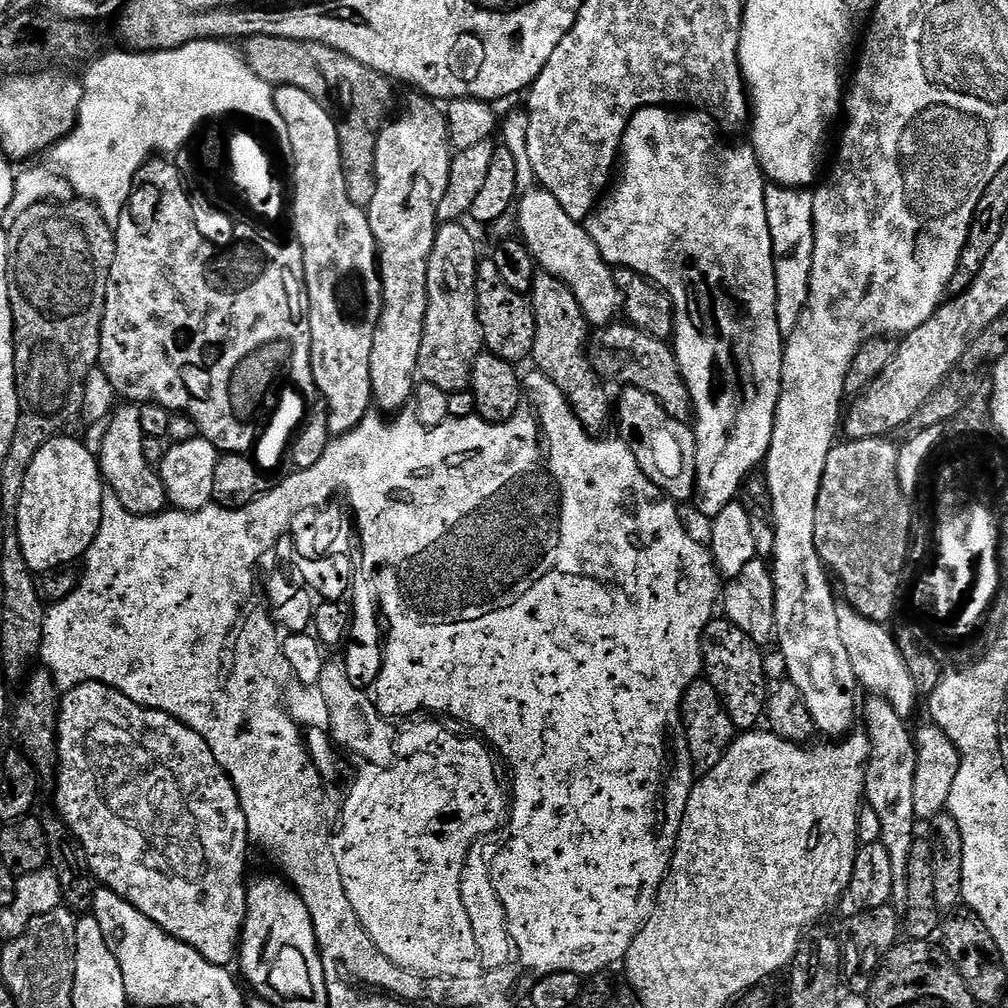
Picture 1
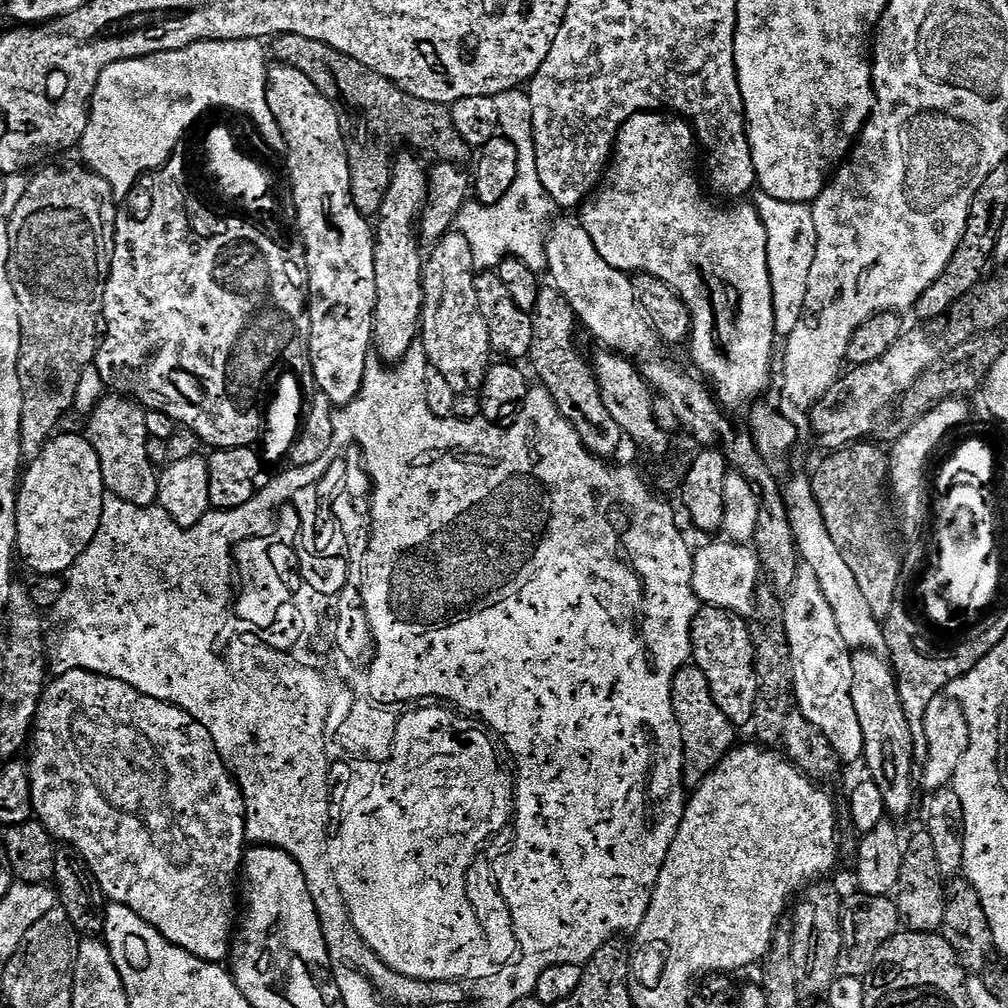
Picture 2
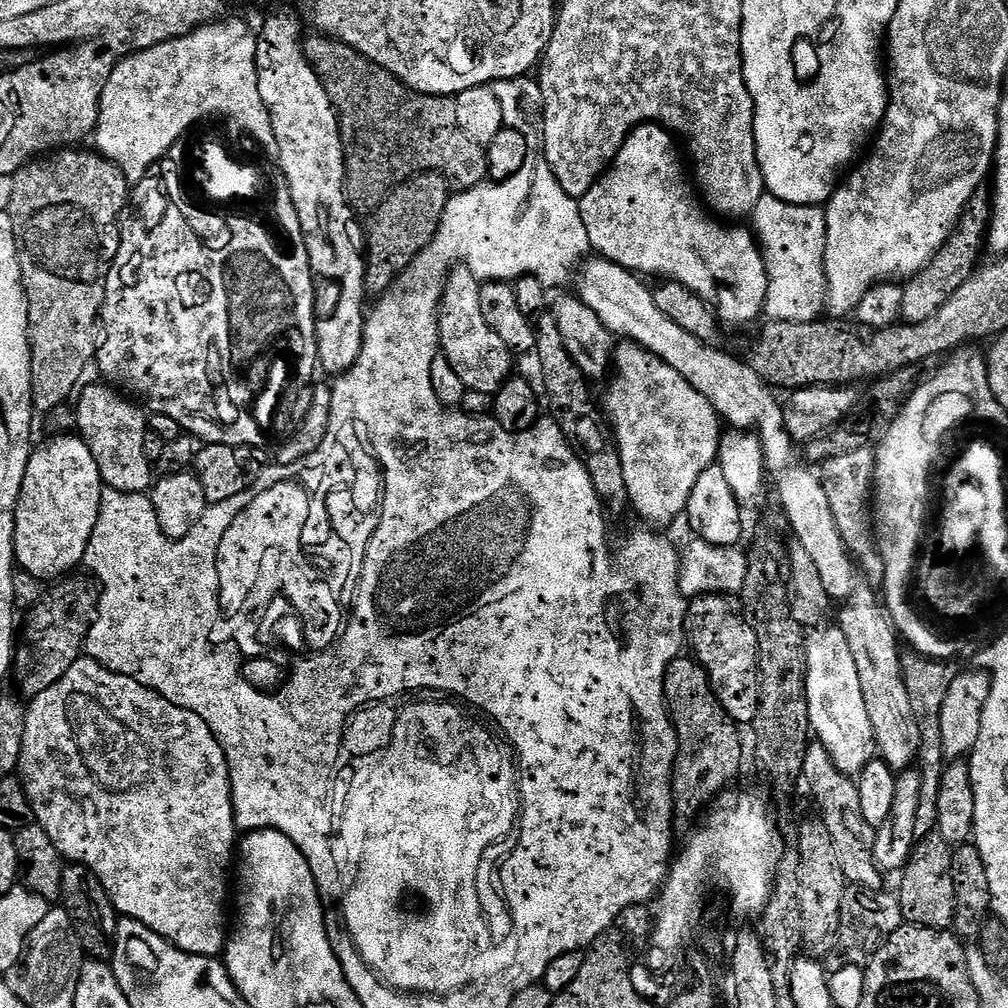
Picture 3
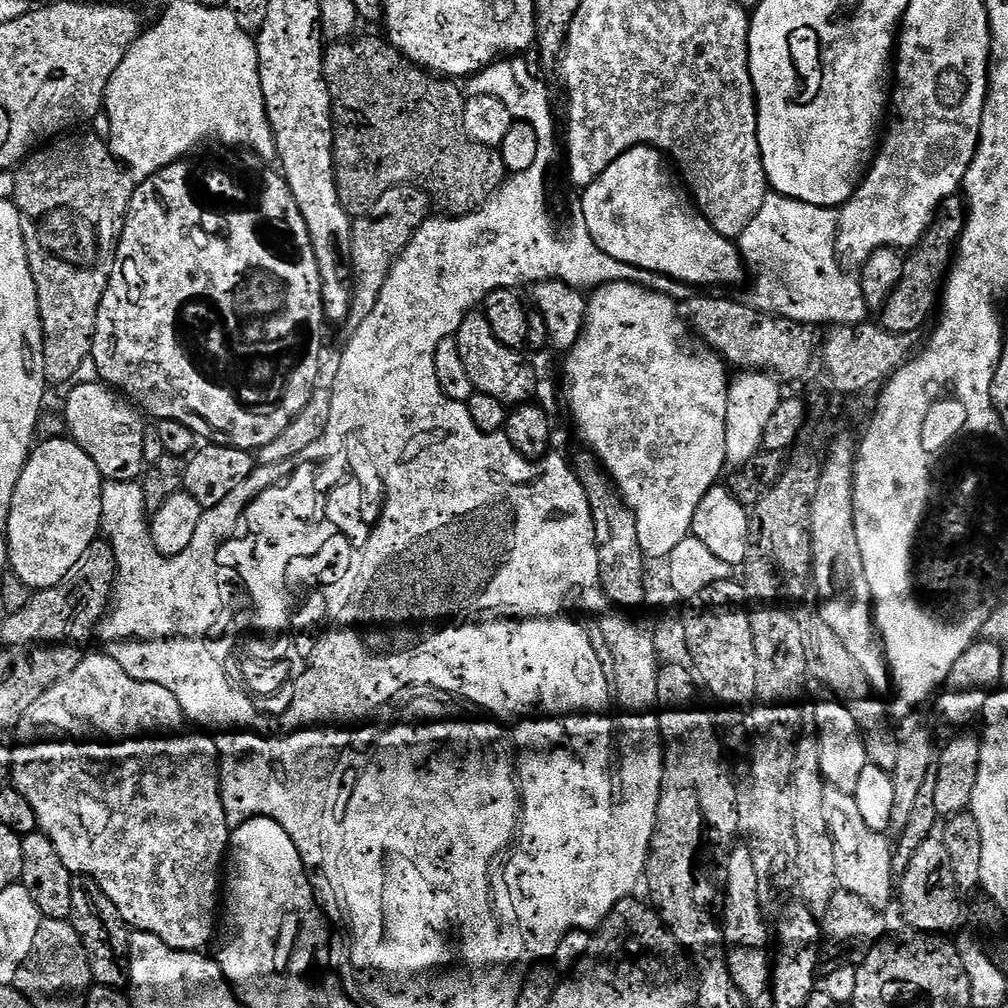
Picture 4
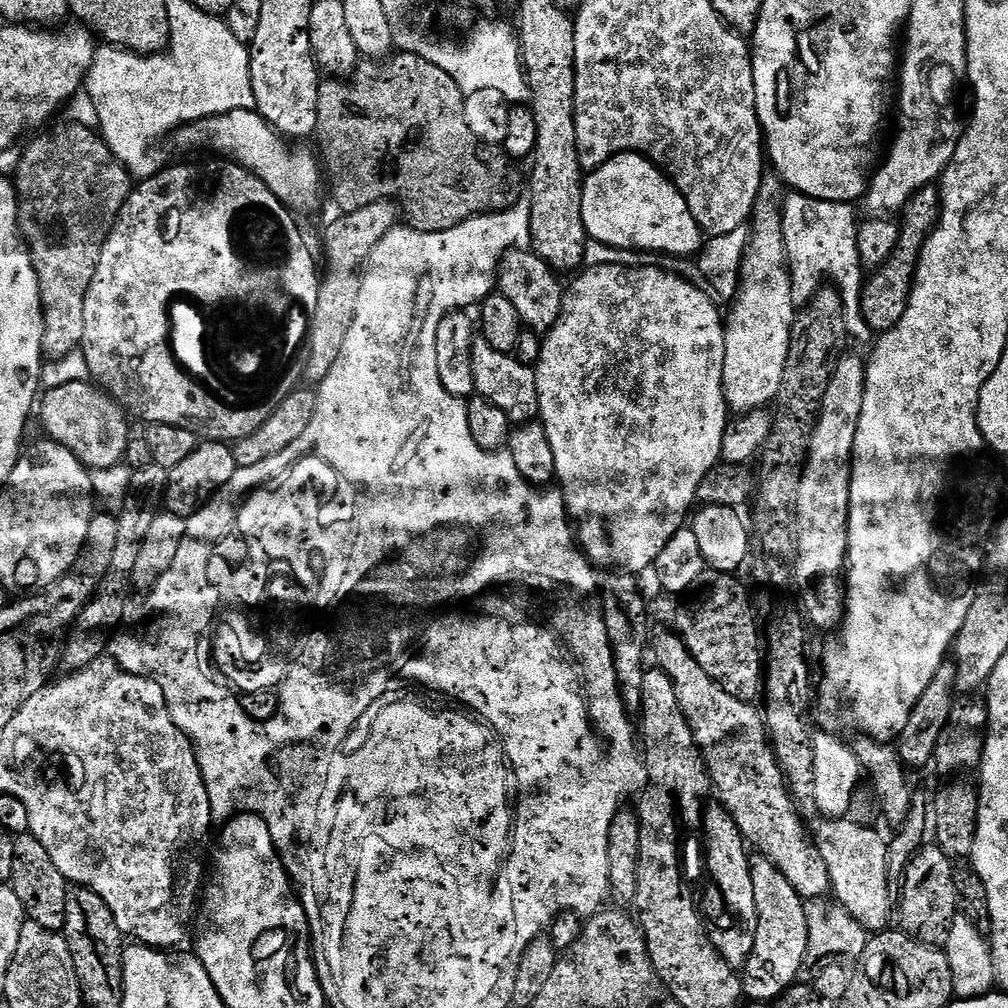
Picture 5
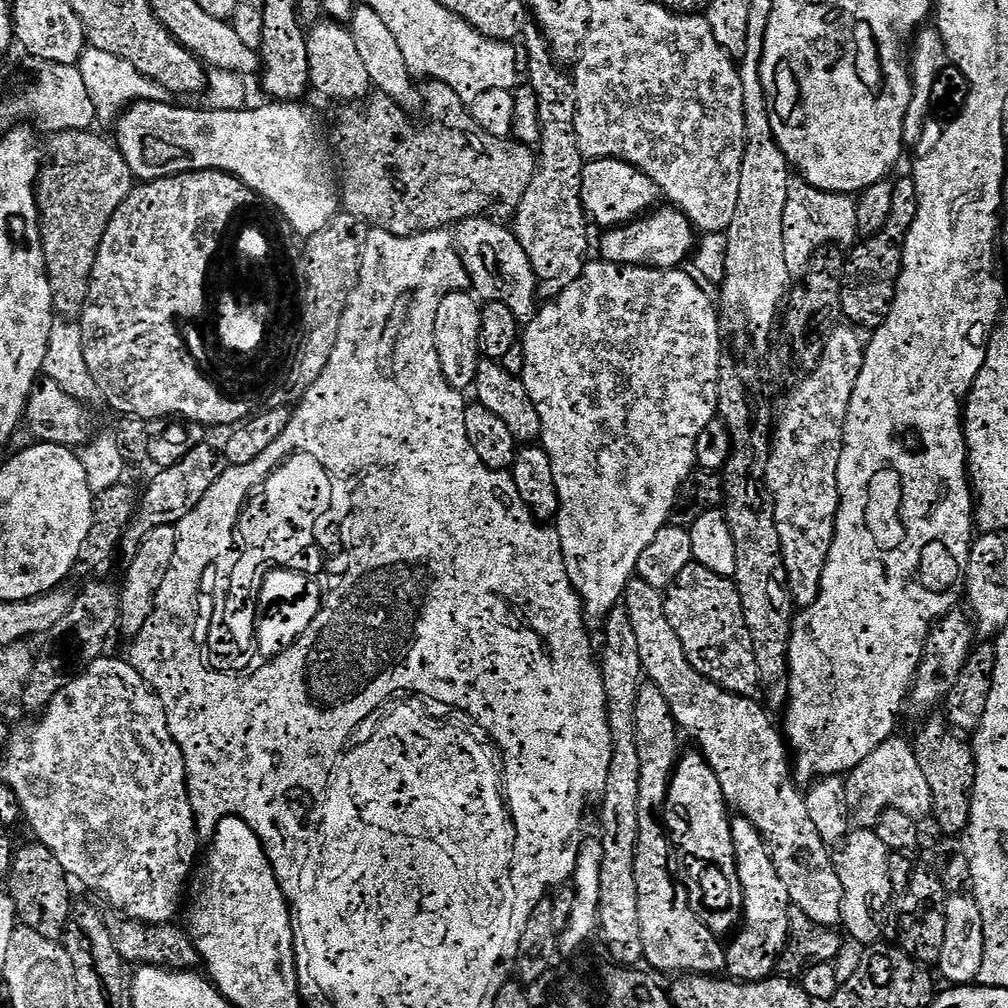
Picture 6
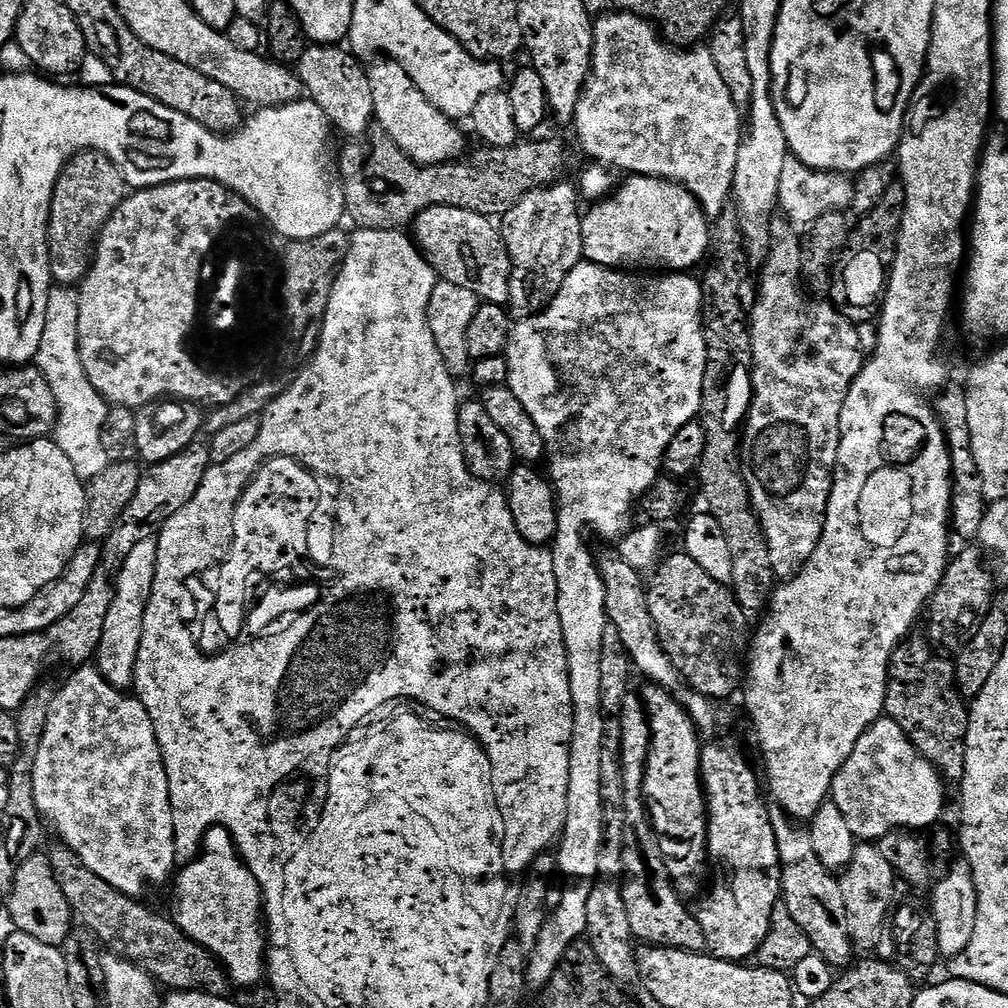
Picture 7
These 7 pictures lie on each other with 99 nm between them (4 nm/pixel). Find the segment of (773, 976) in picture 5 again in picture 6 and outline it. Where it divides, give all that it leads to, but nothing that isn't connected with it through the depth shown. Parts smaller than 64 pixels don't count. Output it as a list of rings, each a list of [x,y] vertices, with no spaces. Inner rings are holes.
[[[743,818],[732,820],[736,851],[738,884],[742,889],[742,925],[740,934],[729,943],[726,970],[731,979],[745,982],[764,980],[770,976],[786,952],[790,937],[790,910],[793,903],[788,887],[782,882],[767,842],[755,825]]]

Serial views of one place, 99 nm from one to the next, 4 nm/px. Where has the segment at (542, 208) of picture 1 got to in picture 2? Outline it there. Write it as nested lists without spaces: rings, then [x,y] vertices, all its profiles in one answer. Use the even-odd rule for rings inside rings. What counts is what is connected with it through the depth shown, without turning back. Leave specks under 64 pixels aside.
[[[557,223],[548,238],[547,275],[552,275],[551,283],[563,294],[566,302],[576,311],[576,319],[592,331],[596,340],[601,340],[605,349],[629,358],[635,352],[648,352],[658,344],[656,331],[643,315],[637,314],[638,305],[633,277],[619,272],[594,246],[590,234],[579,223]]]

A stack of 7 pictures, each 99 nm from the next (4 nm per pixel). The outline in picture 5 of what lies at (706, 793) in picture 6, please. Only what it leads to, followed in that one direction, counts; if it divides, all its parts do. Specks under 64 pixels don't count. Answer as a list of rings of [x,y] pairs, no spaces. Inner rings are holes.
[[[720,804],[709,805],[702,816],[702,830],[706,838],[706,856],[711,866],[713,885],[718,886],[725,898],[729,913],[739,920],[740,930],[734,928],[726,932],[711,933],[715,948],[722,954],[724,961],[737,970],[743,969],[750,959],[755,946],[757,932],[756,906],[754,904],[754,886],[749,853],[746,854],[746,841],[738,830],[737,819]]]

